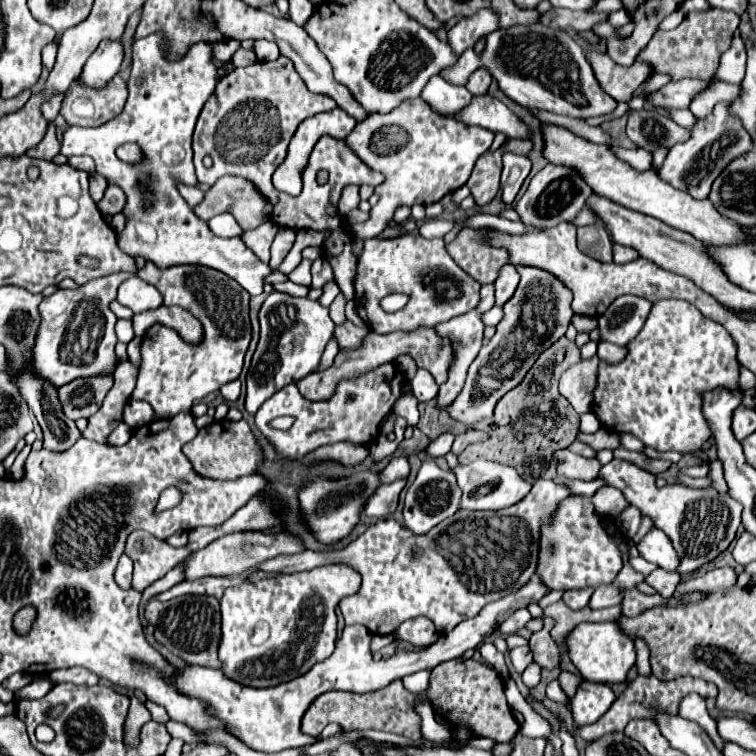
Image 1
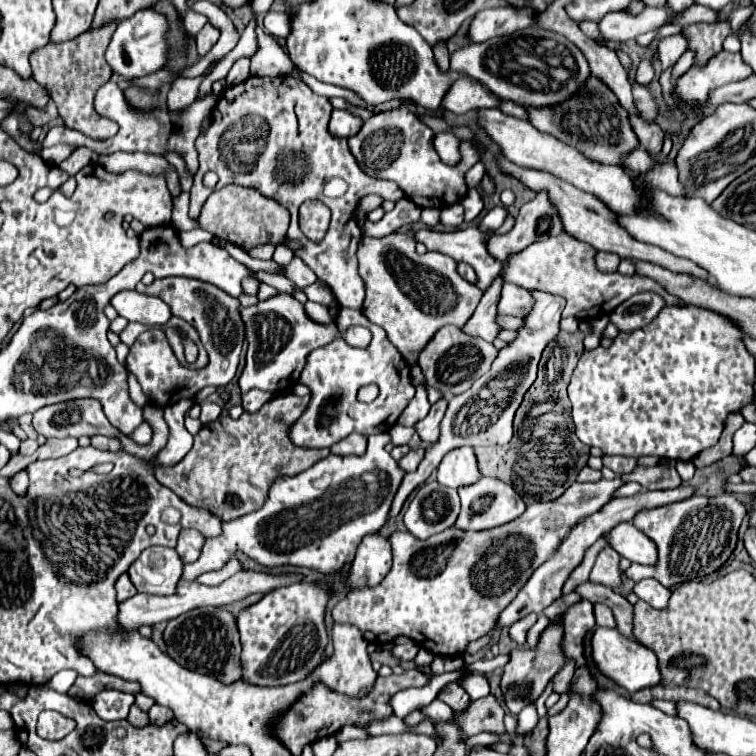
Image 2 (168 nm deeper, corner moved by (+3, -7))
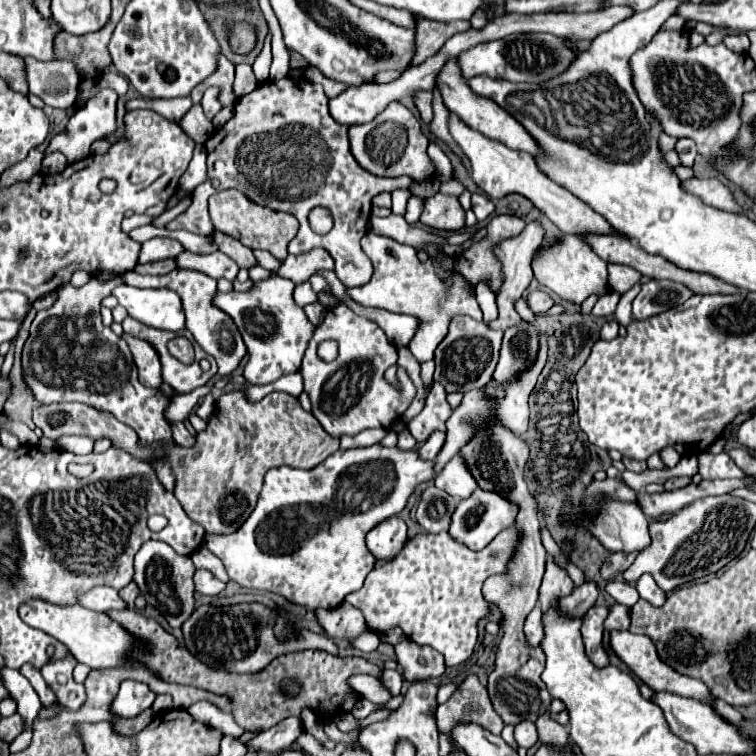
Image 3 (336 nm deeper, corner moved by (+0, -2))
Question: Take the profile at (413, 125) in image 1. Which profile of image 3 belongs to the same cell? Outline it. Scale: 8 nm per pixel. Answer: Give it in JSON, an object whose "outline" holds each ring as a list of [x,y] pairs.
{"outline":[[[391,102],[371,122],[349,128],[351,152],[361,168],[377,176],[411,176],[415,182],[435,178],[435,164],[427,156],[427,136],[417,118],[399,102]]]}

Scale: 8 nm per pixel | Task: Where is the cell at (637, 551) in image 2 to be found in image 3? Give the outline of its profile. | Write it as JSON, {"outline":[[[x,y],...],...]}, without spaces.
{"outline":[[[611,500],[607,506],[601,510],[601,514],[593,522],[581,522],[599,542],[609,550],[609,552],[643,552],[651,544],[649,536],[649,522],[645,514],[641,514],[641,508],[633,502],[619,502]]]}

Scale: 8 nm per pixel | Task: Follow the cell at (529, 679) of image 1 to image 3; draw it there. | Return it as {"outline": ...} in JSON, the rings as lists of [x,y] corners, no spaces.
{"outline":[[[523,720],[515,726],[515,742],[523,748],[531,748],[537,742],[537,726],[531,720]]]}

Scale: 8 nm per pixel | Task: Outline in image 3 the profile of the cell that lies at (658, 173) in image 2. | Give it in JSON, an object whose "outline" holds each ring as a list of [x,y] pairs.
{"outline":[[[689,178],[681,182],[681,188],[687,190],[689,194],[701,198],[705,204],[709,206],[717,206],[721,210],[729,210],[729,212],[745,212],[735,198],[731,196],[729,188],[717,180],[717,178],[709,178],[709,180],[701,180],[701,178]]]}

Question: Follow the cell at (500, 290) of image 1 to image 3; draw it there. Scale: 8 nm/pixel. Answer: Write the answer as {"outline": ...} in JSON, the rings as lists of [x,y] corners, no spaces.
{"outline":[[[533,290],[533,292],[529,292],[529,296],[527,296],[527,306],[529,306],[533,312],[545,312],[545,310],[549,310],[549,308],[553,306],[553,300],[551,300],[551,296],[549,296],[547,292],[543,292],[543,290]]]}

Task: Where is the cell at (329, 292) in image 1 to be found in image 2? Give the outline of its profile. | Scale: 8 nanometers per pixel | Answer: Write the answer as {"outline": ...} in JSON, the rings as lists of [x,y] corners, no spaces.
{"outline":[[[306,301],[304,311],[306,311],[306,315],[308,315],[314,323],[320,323],[320,325],[328,325],[328,323],[332,323],[332,317],[330,317],[329,309],[326,309],[326,307],[324,307],[324,305],[320,305],[320,303]]]}

